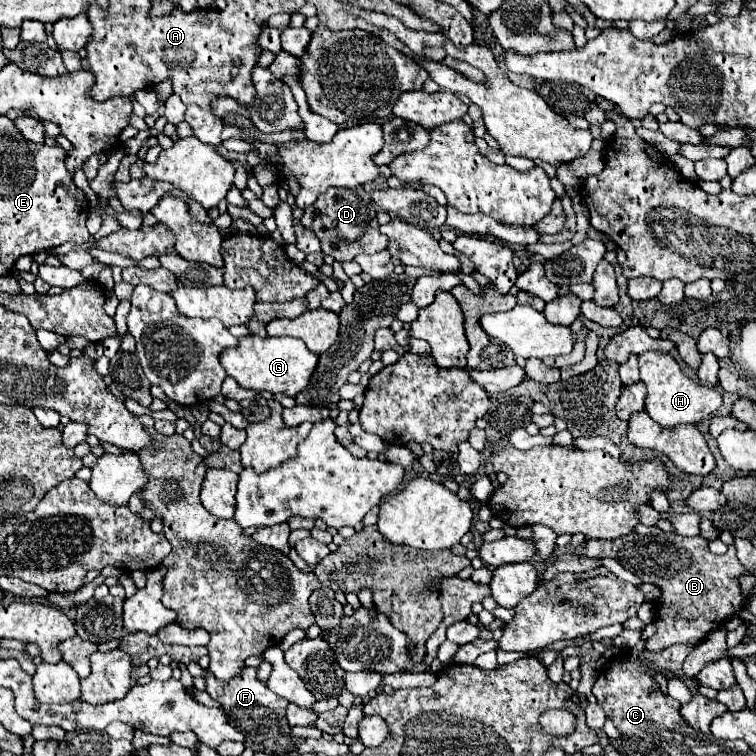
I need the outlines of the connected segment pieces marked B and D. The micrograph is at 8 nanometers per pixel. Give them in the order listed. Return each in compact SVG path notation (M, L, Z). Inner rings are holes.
M663 532L659 536L627 534L617 540L587 540L581 550L585 556L615 558L621 566L637 574L643 582L651 582L661 588L657 606L657 632L655 636L675 636L683 644L697 644L713 628L727 622L743 604L739 592L739 574L747 570L735 556L735 546L729 546L727 554L715 556L707 548L707 540L701 536L681 536Z
M329 188L317 198L313 206L305 208L305 216L301 218L301 224L317 234L325 254L333 256L339 262L345 262L345 260L353 260L357 254L375 254L387 248L387 238L379 232L375 214L377 214L377 206L373 206L371 200L361 198L353 190Z

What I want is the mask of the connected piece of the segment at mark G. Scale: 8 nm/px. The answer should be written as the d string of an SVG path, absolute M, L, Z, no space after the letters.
M245 336L239 338L237 348L229 348L221 352L221 366L225 366L227 374L237 380L241 388L249 388L255 392L271 392L297 396L307 384L317 366L317 356L307 350L307 346L297 338L261 338L261 336Z

